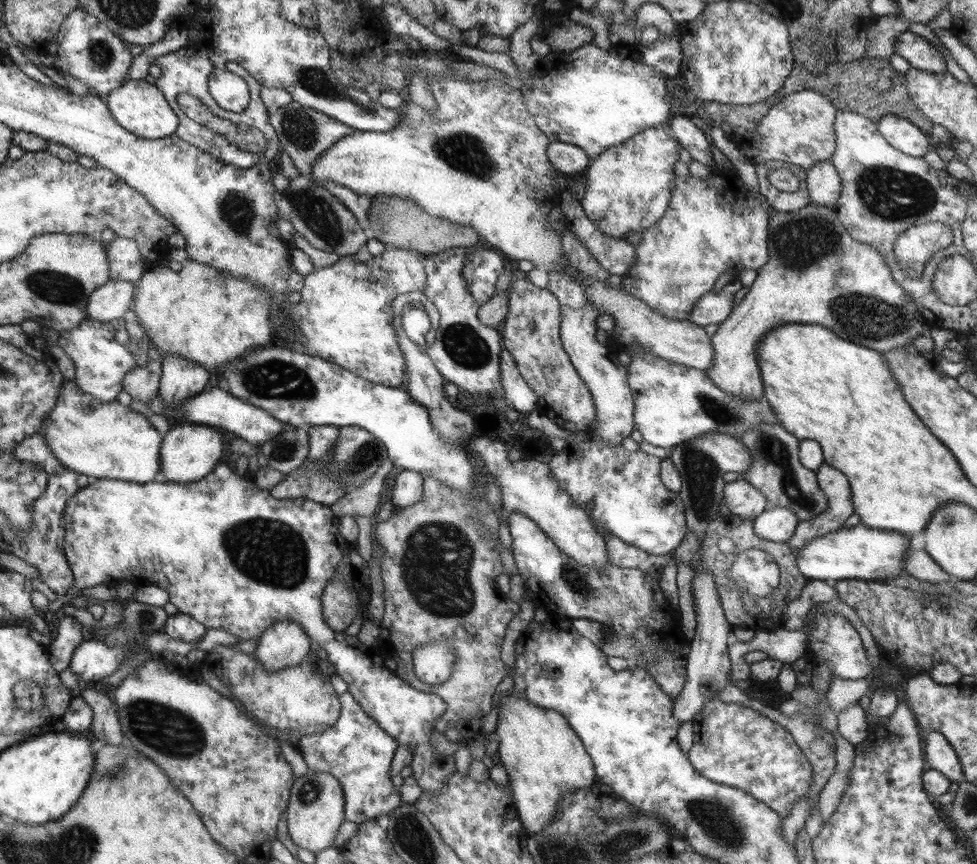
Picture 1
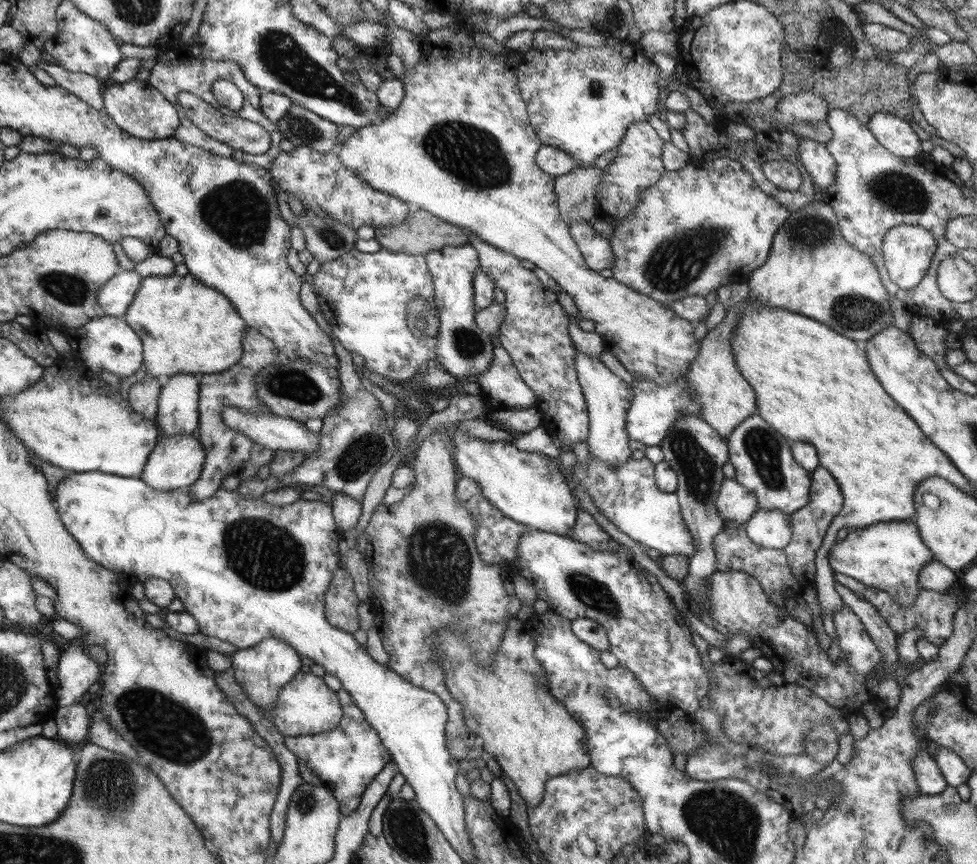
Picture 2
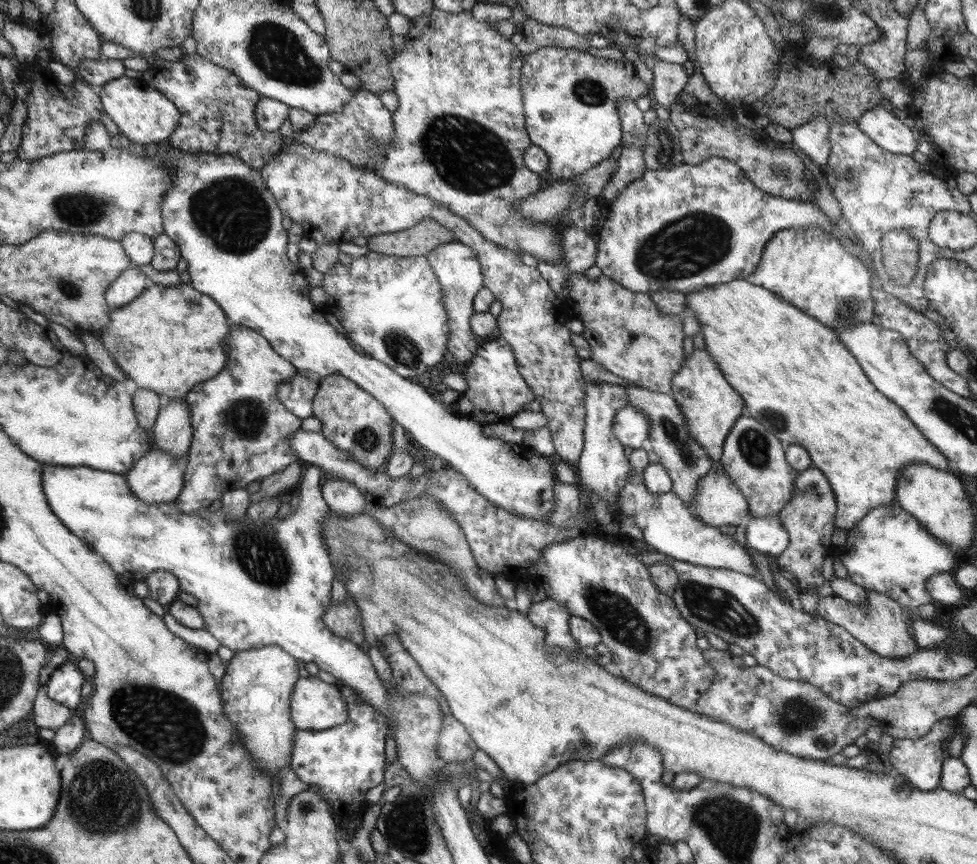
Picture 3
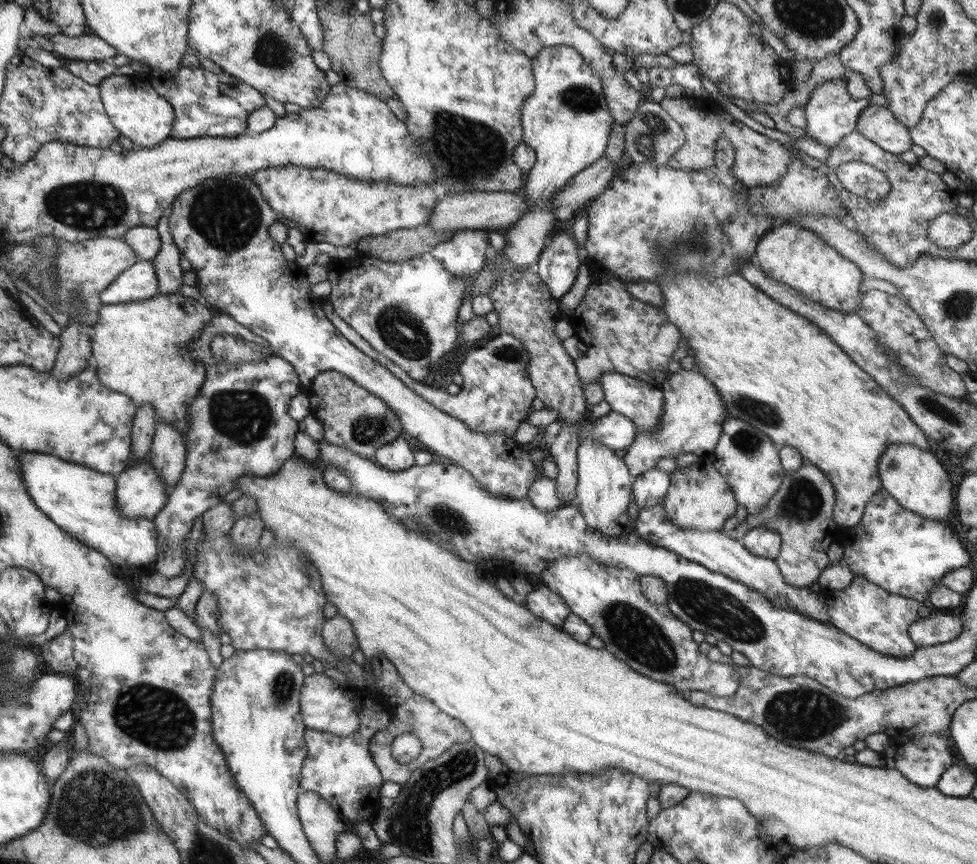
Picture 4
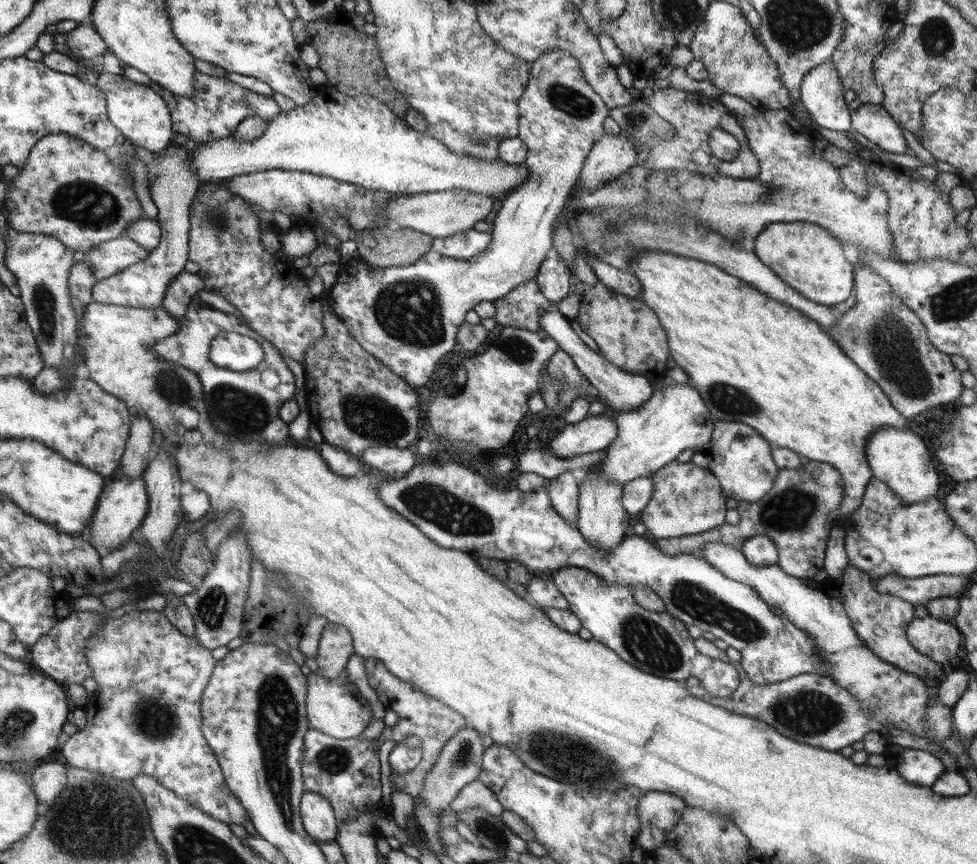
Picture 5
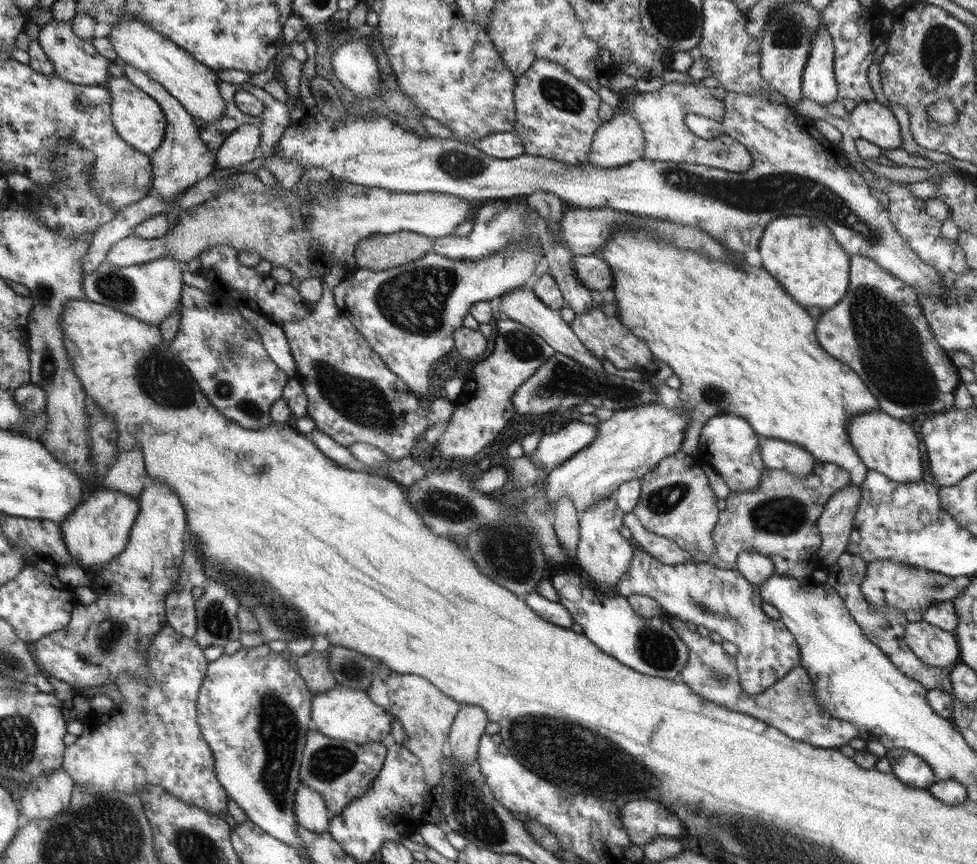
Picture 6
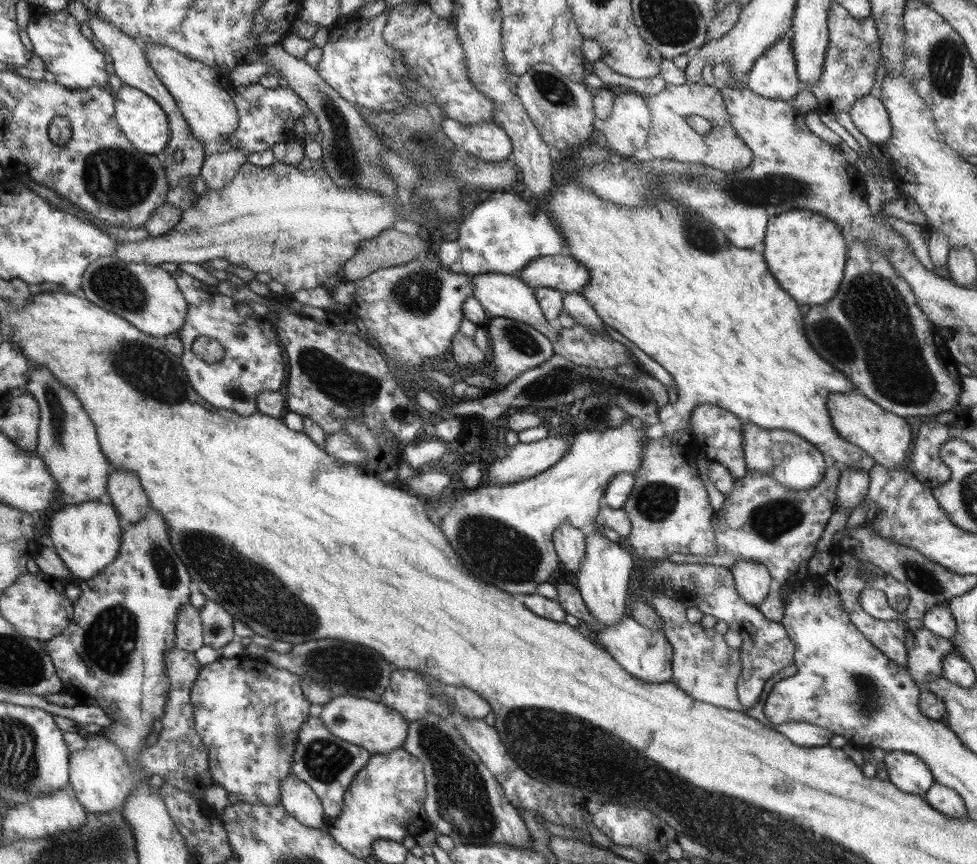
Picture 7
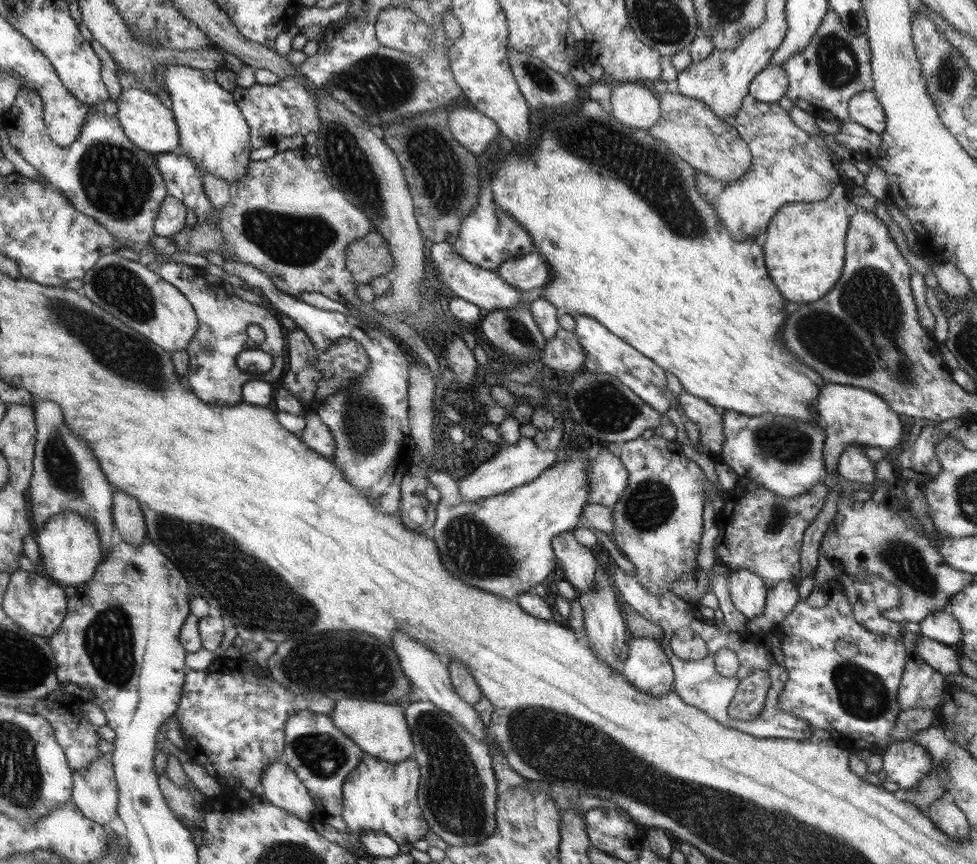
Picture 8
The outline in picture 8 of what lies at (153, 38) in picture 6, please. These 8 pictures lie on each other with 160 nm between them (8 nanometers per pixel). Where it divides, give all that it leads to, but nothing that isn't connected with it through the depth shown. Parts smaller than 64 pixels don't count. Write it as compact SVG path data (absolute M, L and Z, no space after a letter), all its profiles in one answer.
M165 64L164 84L169 94L169 106L178 122L179 136L182 138L179 151L192 157L198 164L202 165L202 170L213 174L216 178L221 178L226 182L234 183L242 181L247 174L247 167L251 164L251 136L250 125L242 118L242 112L238 110L234 98L230 92L226 92L223 87L216 82L208 80L204 76L204 71L181 64Z

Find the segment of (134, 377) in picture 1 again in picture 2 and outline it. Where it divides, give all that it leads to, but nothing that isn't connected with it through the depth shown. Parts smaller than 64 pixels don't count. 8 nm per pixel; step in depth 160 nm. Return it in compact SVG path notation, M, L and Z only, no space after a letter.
M147 377L142 382L132 384L128 390L128 401L138 414L155 421L161 389L157 378Z

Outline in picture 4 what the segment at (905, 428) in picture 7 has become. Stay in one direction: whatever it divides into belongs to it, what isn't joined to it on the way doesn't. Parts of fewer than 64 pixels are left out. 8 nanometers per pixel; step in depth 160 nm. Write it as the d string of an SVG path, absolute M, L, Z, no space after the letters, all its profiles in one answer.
M889 444L880 455L877 473L882 489L888 491L904 508L927 519L951 524L952 496L956 490L934 453L915 444Z

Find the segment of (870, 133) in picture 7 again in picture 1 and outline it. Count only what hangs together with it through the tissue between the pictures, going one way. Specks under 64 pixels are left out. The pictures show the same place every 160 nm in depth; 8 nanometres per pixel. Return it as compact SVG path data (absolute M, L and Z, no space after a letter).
M883 116L877 122L877 129L896 150L908 156L920 158L933 148L928 144L929 135L909 120L899 116Z

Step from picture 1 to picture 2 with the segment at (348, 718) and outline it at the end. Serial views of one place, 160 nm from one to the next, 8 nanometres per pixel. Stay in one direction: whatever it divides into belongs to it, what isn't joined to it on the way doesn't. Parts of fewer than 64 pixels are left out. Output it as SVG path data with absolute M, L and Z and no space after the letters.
M342 689L338 691L338 695L343 707L343 720L335 731L320 735L286 737L285 746L298 760L297 770L302 774L304 782L330 788L346 816L360 806L367 787L390 762L390 754L351 693Z

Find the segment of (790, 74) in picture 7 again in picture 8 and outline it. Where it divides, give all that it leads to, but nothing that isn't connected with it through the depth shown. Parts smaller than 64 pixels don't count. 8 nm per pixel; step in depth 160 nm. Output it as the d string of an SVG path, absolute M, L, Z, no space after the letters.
M769 64L750 83L749 93L758 102L778 103L786 94L788 77L780 64Z

